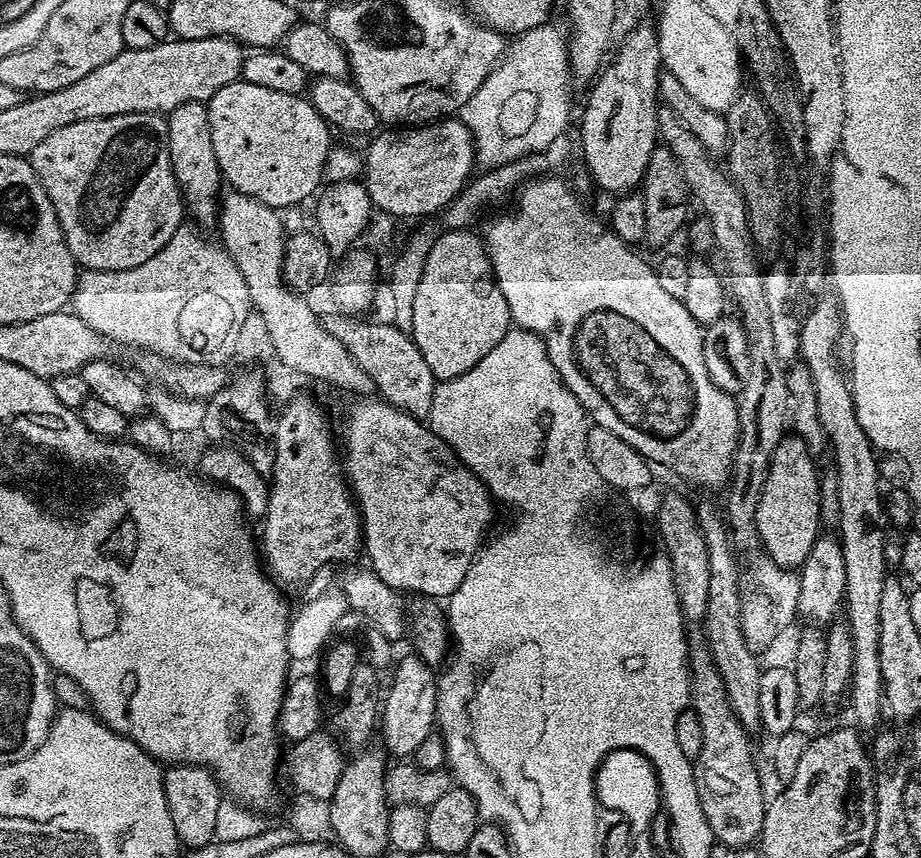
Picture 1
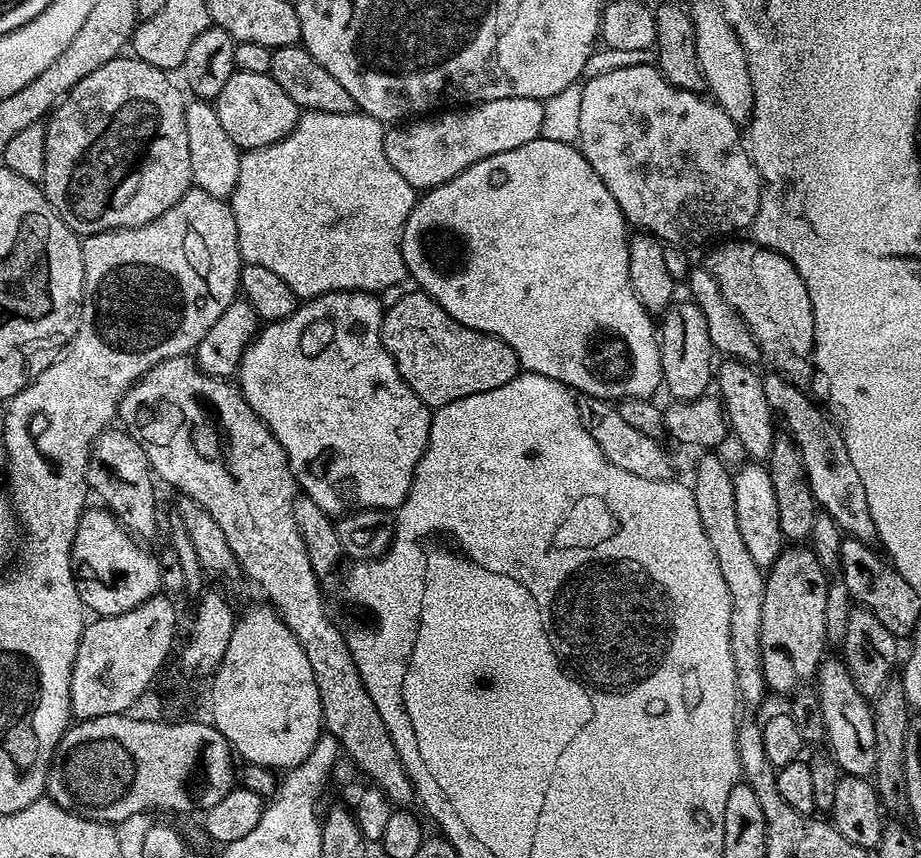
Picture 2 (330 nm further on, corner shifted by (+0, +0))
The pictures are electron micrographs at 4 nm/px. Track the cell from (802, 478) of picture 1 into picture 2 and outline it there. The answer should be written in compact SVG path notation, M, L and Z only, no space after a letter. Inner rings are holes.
M788 546L767 569L764 585L766 594L762 602L762 630L760 631L760 657L764 671L764 687L769 693L792 694L805 687L815 677L826 652L826 590L830 576L818 562L815 552L808 546Z

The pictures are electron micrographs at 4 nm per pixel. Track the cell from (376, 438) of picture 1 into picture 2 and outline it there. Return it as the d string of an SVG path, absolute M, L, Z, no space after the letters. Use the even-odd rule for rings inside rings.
M327 292L321 296L313 296L305 299L293 312L281 320L273 320L265 323L248 343L248 349L240 360L238 369L238 387L240 393L246 398L250 410L262 418L262 422L278 438L288 455L288 465L292 467L292 475L296 483L302 489L303 495L314 498L318 506L333 518L339 518L356 508L383 508L395 510L402 501L408 497L408 491L412 488L412 478L416 474L416 467L422 458L424 448L428 444L428 435L432 425L432 412L428 405L423 404L410 390L408 383L398 374L396 359L386 350L386 346L380 337L380 327L384 321L385 305L372 304L373 293L370 292Z

